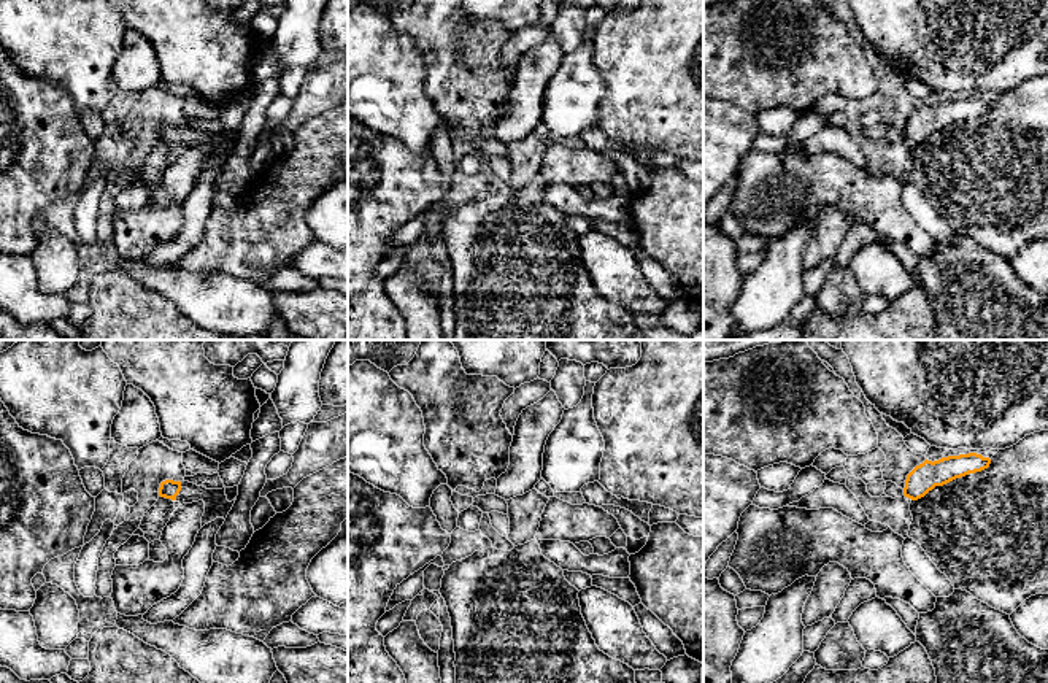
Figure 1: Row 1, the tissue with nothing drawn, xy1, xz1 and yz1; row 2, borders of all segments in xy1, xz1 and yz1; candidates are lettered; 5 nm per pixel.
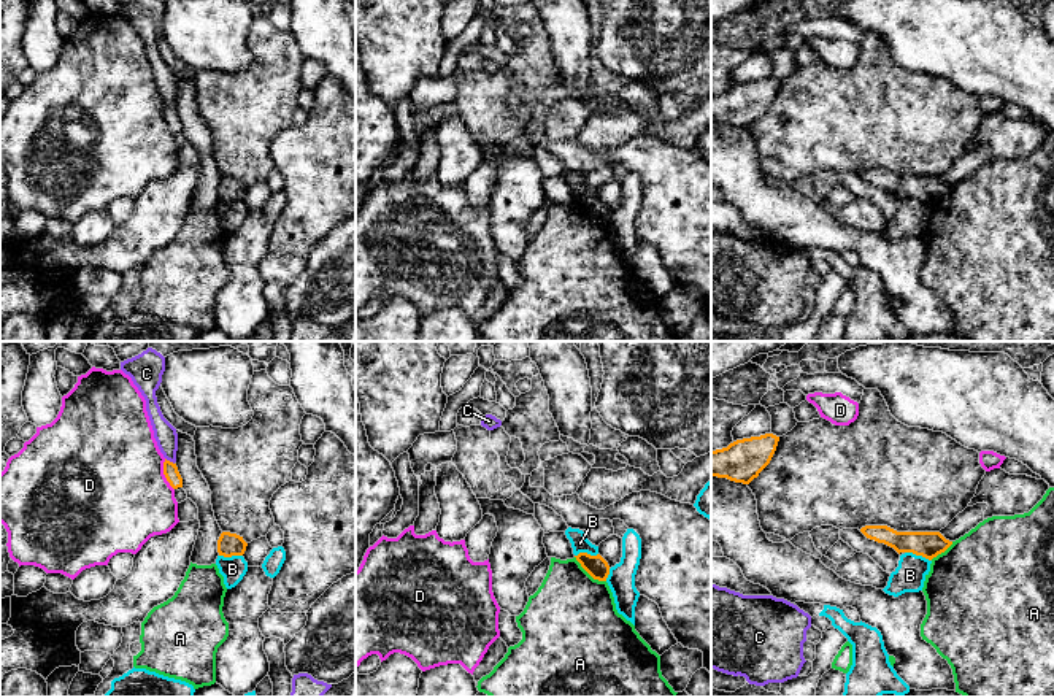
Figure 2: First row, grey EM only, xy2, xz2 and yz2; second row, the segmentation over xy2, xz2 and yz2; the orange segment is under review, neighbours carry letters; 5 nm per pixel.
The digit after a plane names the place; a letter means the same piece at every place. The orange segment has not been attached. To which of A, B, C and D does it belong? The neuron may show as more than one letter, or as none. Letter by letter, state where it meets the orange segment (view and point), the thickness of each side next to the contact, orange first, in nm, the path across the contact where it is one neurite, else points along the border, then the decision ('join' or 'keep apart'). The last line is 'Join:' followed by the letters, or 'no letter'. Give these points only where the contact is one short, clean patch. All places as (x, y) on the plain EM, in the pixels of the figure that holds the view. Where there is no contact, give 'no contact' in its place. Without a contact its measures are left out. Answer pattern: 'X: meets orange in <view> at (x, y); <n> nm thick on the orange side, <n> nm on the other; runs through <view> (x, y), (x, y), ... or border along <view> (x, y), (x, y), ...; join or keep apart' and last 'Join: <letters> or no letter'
A: meets orange in xz2 at (589, 218); 110 nm thick on the orange side, 460 nm on the other; border along xz2 (575, 200), (594, 223), (605, 226); keep apart
B: meets orange in yz2 at (918, 199); 140 nm thick on the orange side, 160 nm on the other; border along yz2 (905, 196), (921, 199), (930, 205); keep apart
C: meets orange in xy2 at (169, 105); 80 nm thick on the orange side, 120 nm on the other; keep apart
D: meets orange in xy2 at (164, 118); 80 nm thick on the orange side, 500 nm on the other; keep apart
Join: no letter

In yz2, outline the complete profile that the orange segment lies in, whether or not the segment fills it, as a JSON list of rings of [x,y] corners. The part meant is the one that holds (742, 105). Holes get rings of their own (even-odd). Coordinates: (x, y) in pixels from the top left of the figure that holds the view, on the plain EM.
[[[765,78],[711,95],[711,121],[749,129],[770,108],[779,81]]]

